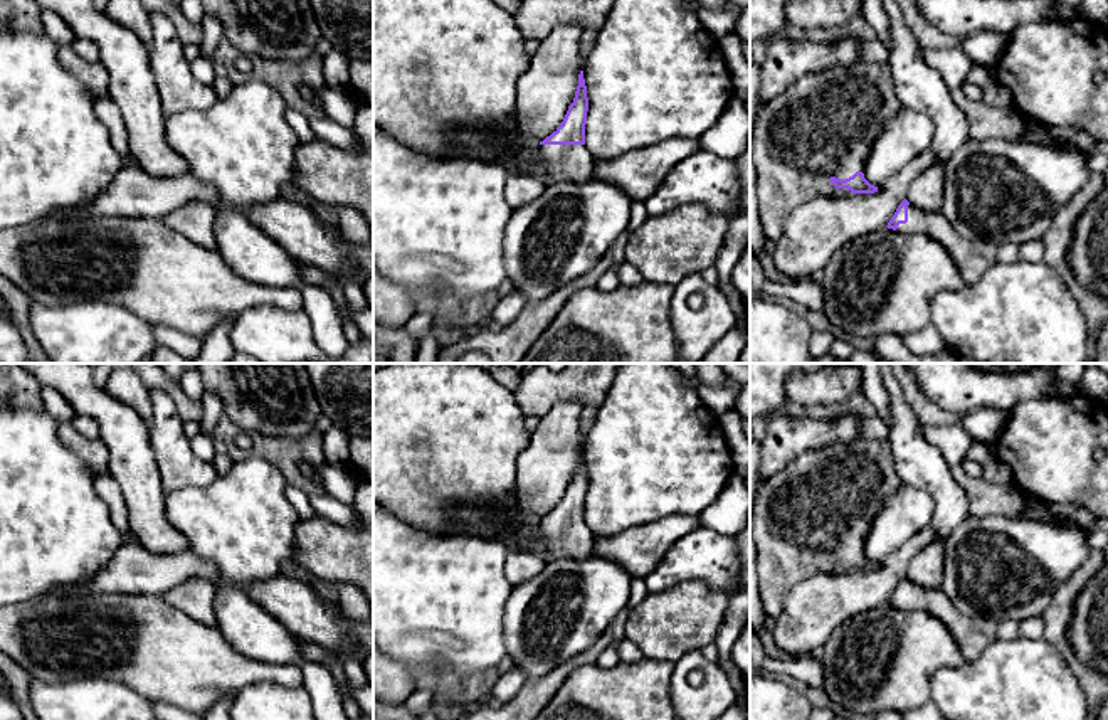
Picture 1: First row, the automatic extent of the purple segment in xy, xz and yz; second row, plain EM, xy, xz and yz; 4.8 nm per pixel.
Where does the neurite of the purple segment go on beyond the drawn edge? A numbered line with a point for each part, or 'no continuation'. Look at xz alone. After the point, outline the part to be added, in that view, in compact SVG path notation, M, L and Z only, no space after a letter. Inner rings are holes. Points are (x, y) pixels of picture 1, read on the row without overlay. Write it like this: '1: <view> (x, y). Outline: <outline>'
1: xz (574, 540). Outline: M540 521L540 530L545 542L545 562L594 557L595 537L585 521Z

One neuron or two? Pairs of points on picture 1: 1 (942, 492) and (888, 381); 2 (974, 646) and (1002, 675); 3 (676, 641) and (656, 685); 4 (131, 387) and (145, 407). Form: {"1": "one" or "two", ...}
{"1": "one", "2": "two", "3": "two", "4": "one"}

